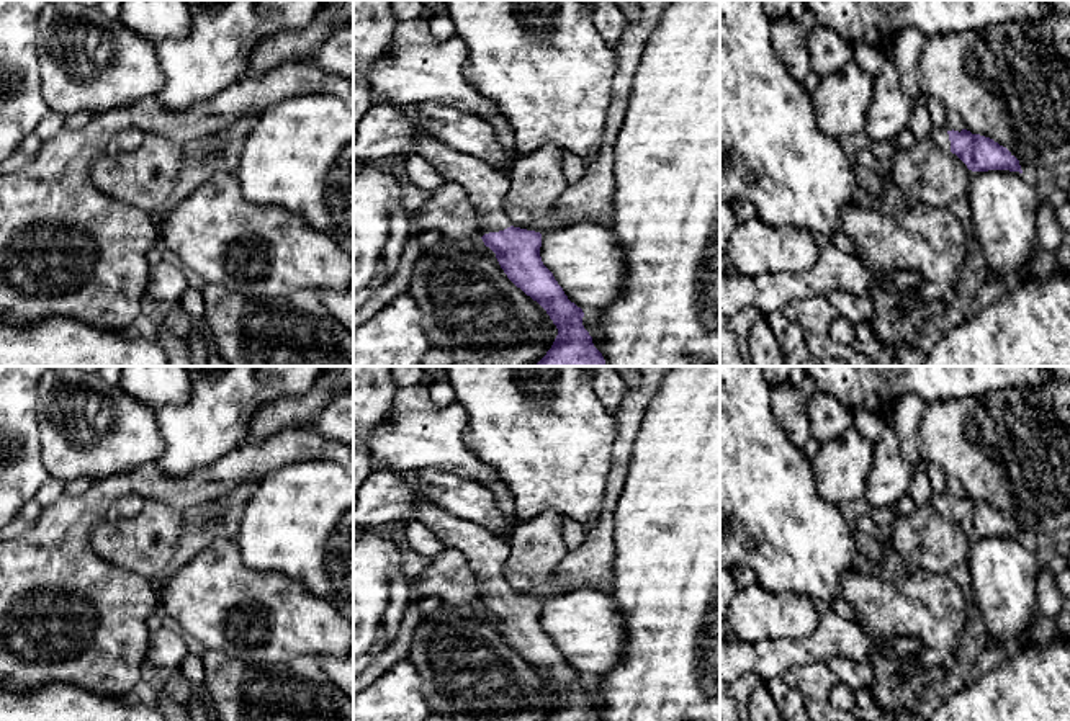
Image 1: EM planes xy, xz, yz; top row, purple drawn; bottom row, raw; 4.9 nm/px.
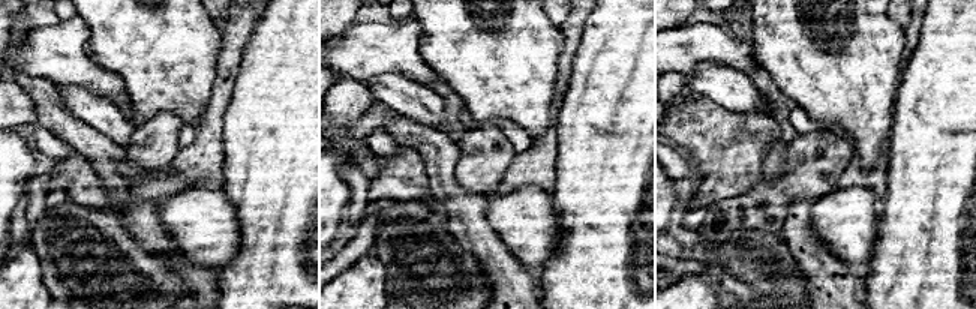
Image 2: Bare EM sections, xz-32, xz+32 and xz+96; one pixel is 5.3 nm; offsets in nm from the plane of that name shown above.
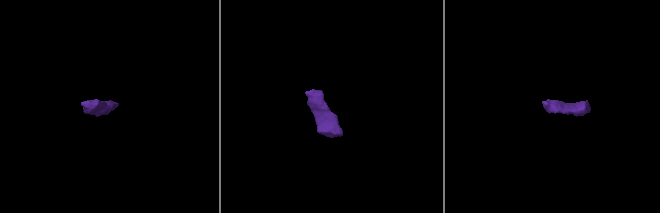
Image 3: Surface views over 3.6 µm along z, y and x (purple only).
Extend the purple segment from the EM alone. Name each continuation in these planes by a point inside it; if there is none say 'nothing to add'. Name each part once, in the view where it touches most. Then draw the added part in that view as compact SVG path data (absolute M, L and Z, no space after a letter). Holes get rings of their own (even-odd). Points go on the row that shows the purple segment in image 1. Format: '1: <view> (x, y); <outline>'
1: xz (486, 187); M393 105L409 124L417 141L417 154L424 157L445 180L461 185L476 213L481 235L510 227L504 211L509 190L507 175L497 172L484 160L463 154L443 141L435 139L422 124L417 105Z

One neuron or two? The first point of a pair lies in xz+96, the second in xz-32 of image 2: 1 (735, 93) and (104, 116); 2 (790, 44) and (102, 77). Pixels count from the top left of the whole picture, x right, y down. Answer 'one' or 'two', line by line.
1: one
2: two

